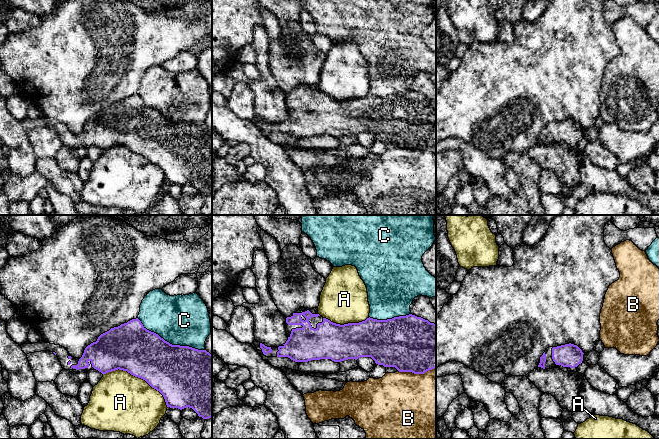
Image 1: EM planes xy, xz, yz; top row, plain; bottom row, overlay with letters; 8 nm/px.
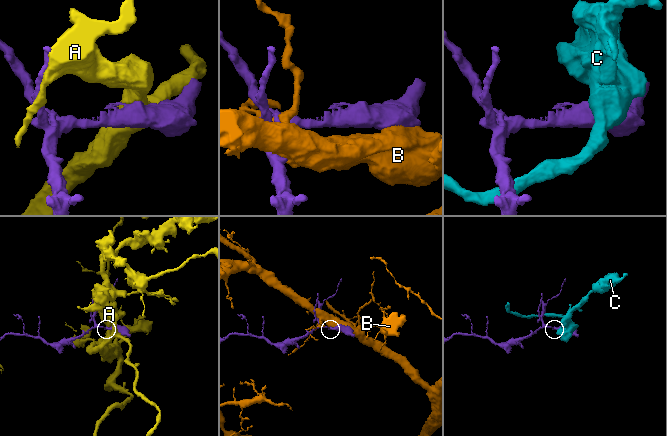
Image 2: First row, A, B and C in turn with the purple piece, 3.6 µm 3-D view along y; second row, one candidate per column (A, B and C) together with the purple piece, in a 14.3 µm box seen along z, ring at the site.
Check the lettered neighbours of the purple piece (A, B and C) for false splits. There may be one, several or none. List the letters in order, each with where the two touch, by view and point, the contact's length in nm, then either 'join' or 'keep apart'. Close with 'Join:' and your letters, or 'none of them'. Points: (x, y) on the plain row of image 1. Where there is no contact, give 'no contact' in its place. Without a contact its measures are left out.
A: meets purple in xy at (139, 153); contact 600 nm long; keep apart
B: meets purple in xz at (416, 149); contact 300 nm long; keep apart
C: meets purple in xy at (171, 120); contact 600 nm long; keep apart
Join: none of them

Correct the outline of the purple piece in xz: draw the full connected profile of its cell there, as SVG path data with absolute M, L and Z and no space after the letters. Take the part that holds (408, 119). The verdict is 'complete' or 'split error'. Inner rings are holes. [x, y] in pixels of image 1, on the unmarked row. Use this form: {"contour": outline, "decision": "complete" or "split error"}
{"contour": "M296 87L286 94L288 116L279 123L267 123L254 116L257 126L266 133L286 133L295 138L331 135L341 138L371 133L376 140L395 143L399 148L424 150L436 144L436 100L409 90L387 96L367 94L359 99L336 100L319 90Z", "decision": "split error"}

